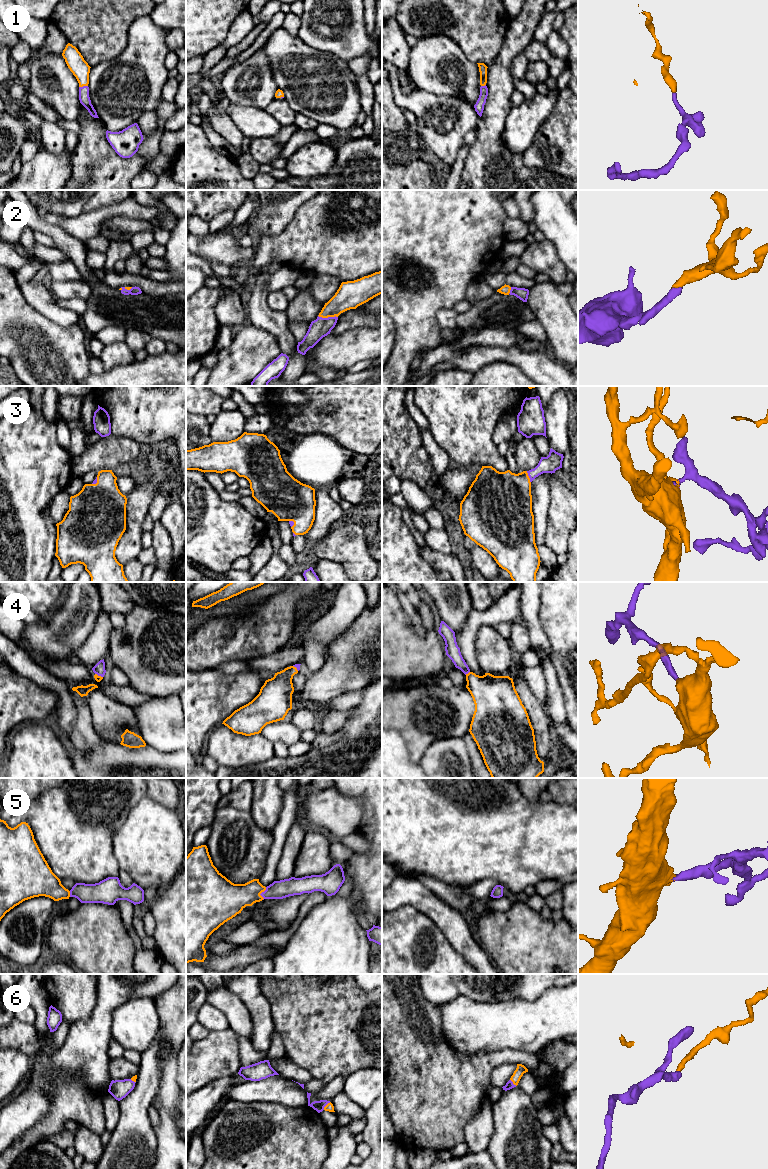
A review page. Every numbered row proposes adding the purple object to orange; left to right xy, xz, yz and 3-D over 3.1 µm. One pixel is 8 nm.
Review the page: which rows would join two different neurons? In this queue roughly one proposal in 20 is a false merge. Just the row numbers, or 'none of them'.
none of them

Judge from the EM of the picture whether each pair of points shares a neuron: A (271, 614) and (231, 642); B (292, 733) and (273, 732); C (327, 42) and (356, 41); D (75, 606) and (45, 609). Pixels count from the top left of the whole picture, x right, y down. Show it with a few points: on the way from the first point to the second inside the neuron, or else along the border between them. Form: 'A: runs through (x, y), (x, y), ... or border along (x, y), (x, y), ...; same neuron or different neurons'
A: runs through (261, 624), (252, 633), (241, 636); same neuron
B: runs through (287, 733), (278, 732); same neuron
C: runs through (334, 41), (349, 41); same neuron
D: border along (56, 608), (44, 619); different neurons

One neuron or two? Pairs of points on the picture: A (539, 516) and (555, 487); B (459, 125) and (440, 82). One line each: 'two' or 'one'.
A: two
B: two

